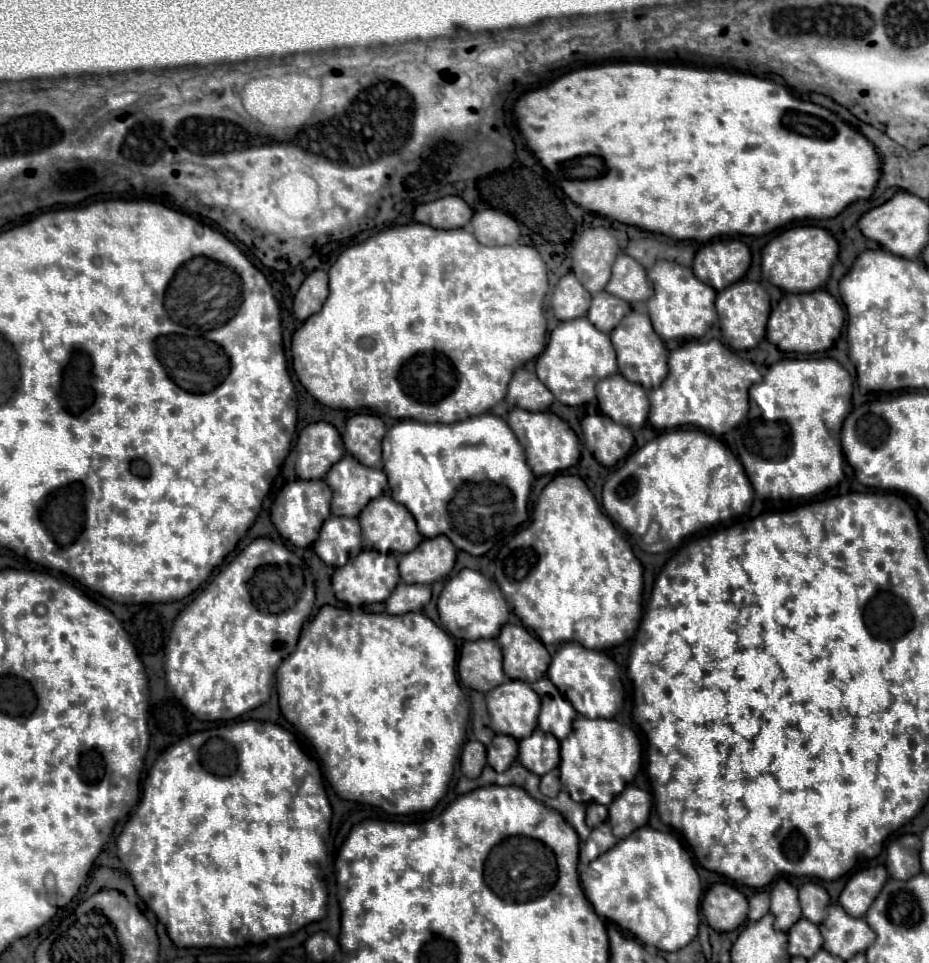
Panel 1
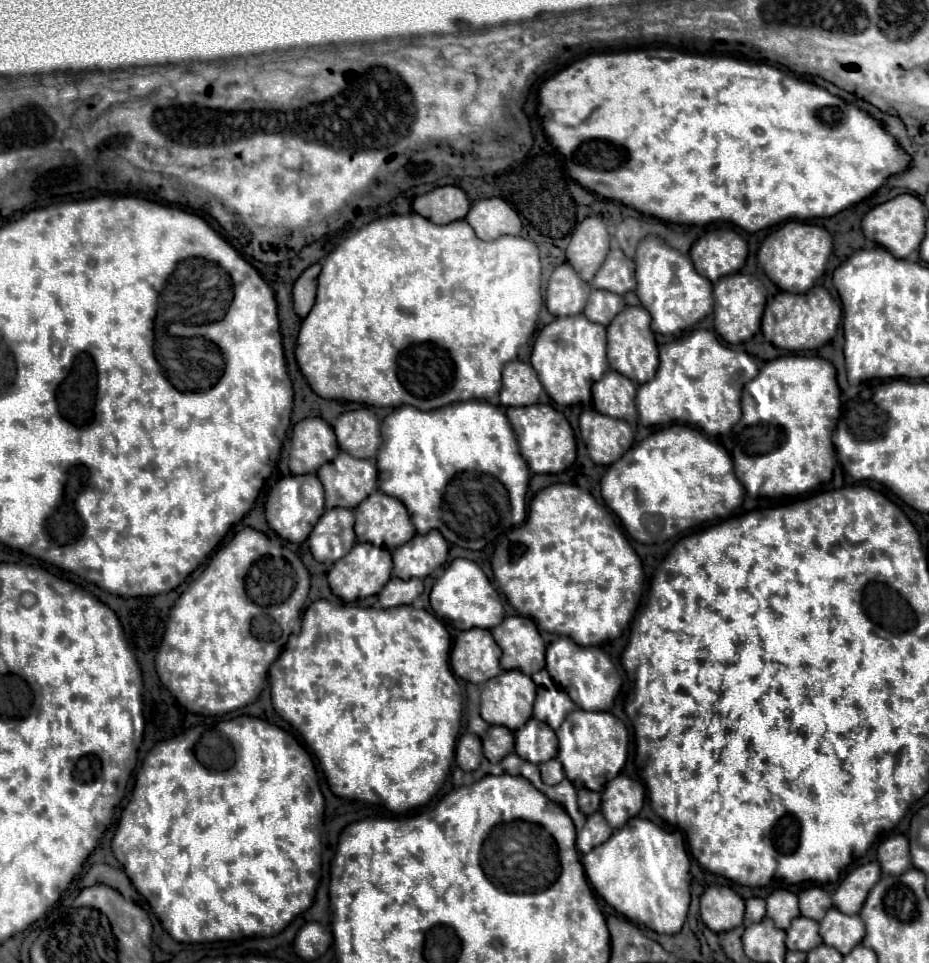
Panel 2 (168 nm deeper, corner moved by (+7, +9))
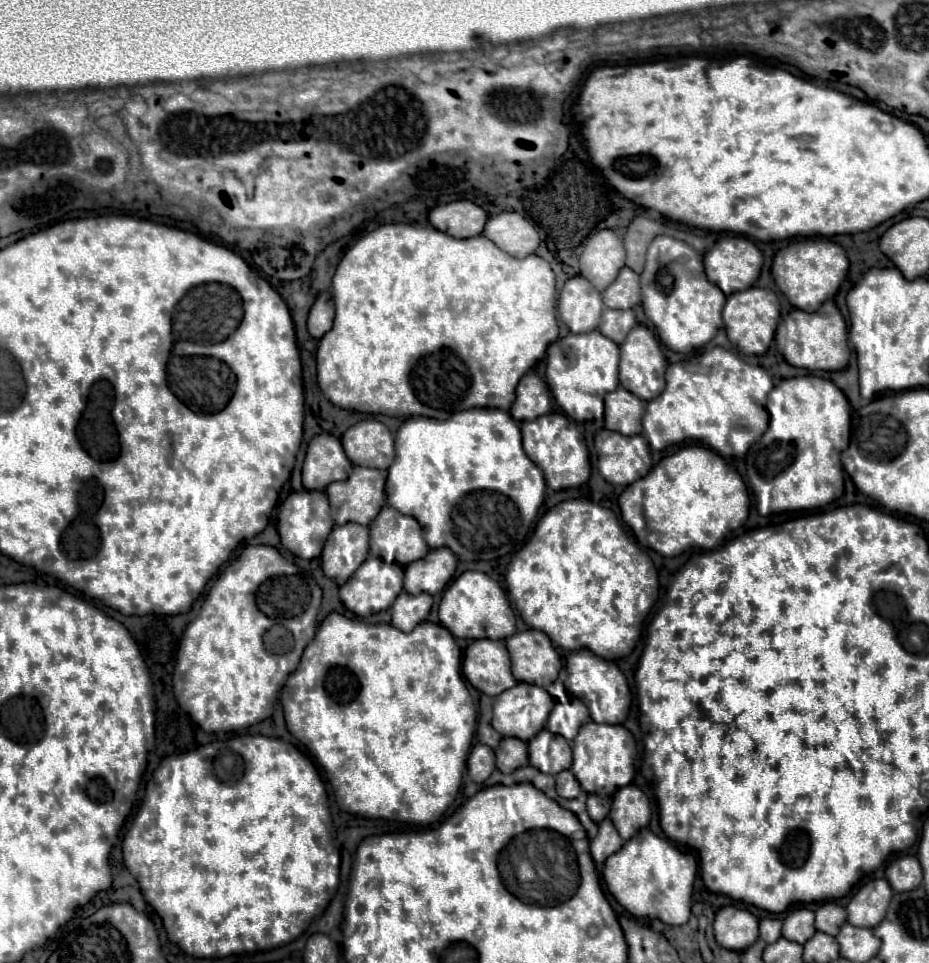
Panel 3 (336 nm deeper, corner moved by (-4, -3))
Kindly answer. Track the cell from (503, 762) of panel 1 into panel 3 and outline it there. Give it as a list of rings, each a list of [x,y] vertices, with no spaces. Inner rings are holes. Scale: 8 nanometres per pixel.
[[[504,738],[496,750],[496,766],[500,772],[510,774],[516,768],[528,764],[528,748],[526,742],[518,738]]]

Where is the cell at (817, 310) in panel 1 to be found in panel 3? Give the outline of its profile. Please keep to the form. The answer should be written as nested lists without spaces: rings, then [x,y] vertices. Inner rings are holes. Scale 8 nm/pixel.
[[[832,300],[822,304],[822,308],[812,314],[802,310],[792,310],[782,324],[786,328],[784,358],[788,364],[796,368],[806,368],[806,370],[844,370],[846,368],[850,358],[848,336],[846,336],[848,330],[840,310]]]

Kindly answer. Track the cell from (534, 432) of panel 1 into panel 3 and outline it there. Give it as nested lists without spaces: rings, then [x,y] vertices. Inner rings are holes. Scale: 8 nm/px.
[[[552,412],[552,414],[540,416],[538,420],[522,422],[522,440],[524,440],[526,454],[530,456],[530,460],[534,464],[538,464],[542,468],[546,484],[552,490],[576,488],[590,478],[590,462],[588,462],[586,442],[584,442],[584,438],[580,442],[580,432],[578,432],[576,422],[566,418],[564,414]],[[582,454],[584,454],[584,464],[582,464]]]

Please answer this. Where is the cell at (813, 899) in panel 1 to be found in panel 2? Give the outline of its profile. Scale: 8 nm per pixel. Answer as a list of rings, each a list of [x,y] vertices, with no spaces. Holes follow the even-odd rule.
[[[819,886],[805,888],[799,894],[799,910],[801,910],[801,916],[805,916],[805,918],[811,918],[811,920],[821,922],[829,908],[831,908],[831,898]]]

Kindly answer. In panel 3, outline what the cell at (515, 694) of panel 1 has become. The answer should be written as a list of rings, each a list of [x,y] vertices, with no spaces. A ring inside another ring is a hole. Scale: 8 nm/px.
[[[518,682],[514,688],[496,696],[492,726],[502,736],[514,736],[514,738],[520,738],[520,740],[528,742],[546,726],[546,720],[548,720],[548,714],[552,710],[552,706],[554,706],[554,698],[544,688],[540,688],[536,684]]]

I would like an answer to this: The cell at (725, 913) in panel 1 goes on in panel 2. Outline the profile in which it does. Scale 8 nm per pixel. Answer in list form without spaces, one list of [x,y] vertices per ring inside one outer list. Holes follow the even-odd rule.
[[[713,884],[701,894],[701,920],[713,932],[733,930],[743,922],[745,902],[729,886]]]

